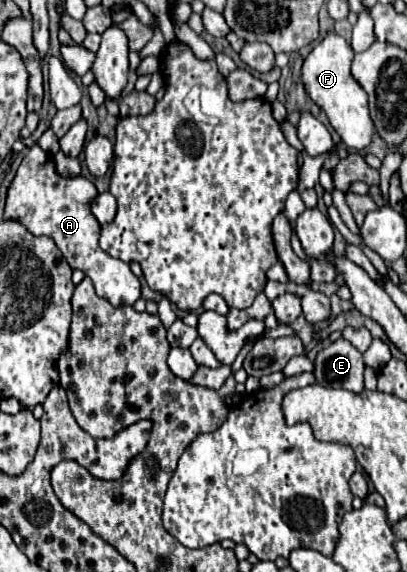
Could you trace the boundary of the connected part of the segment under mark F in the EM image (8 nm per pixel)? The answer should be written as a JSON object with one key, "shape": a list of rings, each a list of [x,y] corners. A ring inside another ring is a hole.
{"shape":[[[327,33],[327,37],[313,47],[309,57],[303,63],[301,79],[311,95],[311,99],[327,113],[331,127],[339,133],[343,143],[351,149],[365,149],[373,137],[373,119],[369,117],[367,93],[351,75],[351,61],[353,61],[351,45],[339,37],[337,33]]]}

